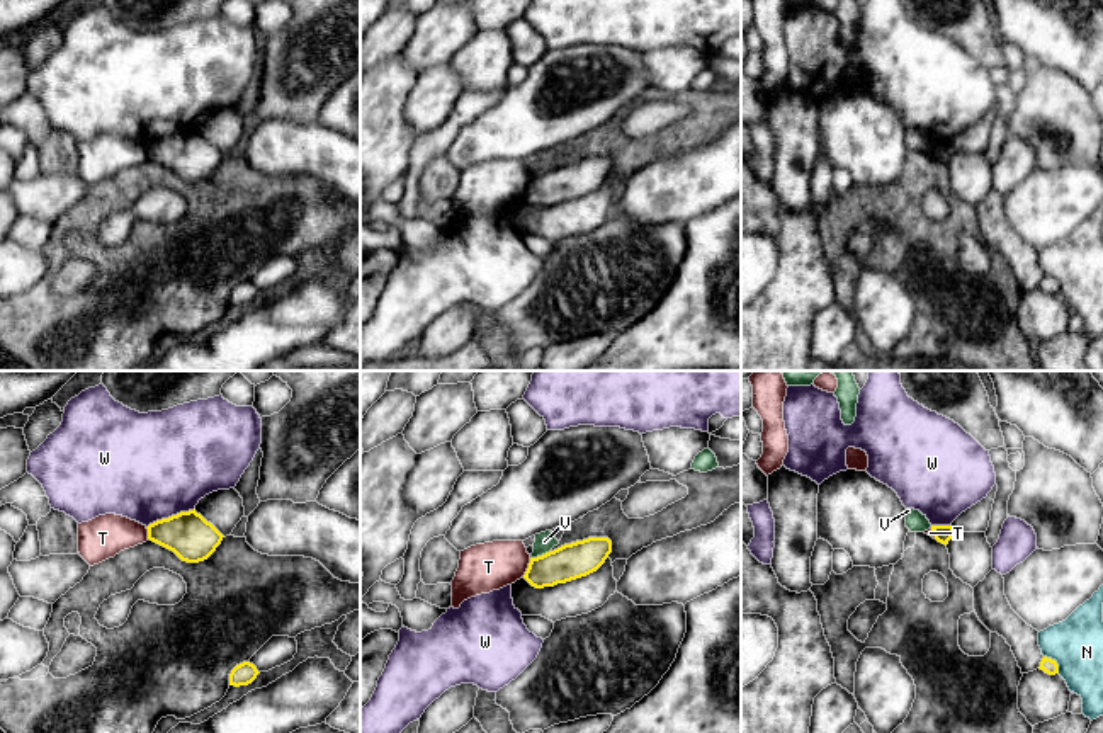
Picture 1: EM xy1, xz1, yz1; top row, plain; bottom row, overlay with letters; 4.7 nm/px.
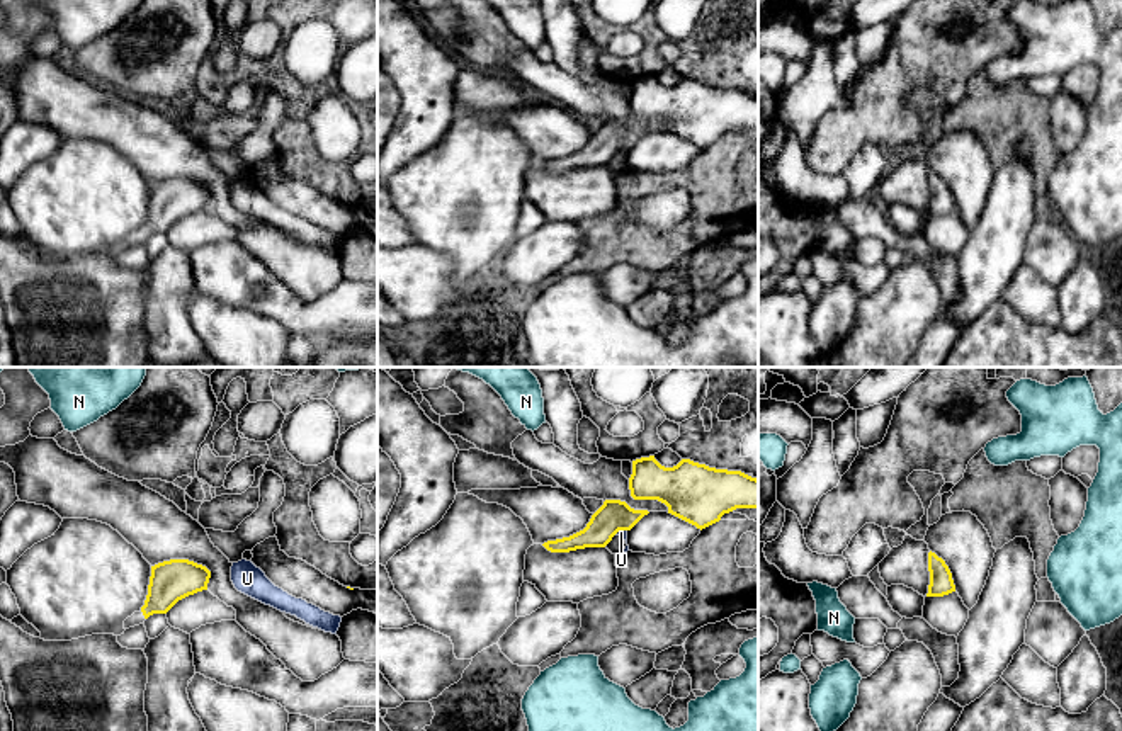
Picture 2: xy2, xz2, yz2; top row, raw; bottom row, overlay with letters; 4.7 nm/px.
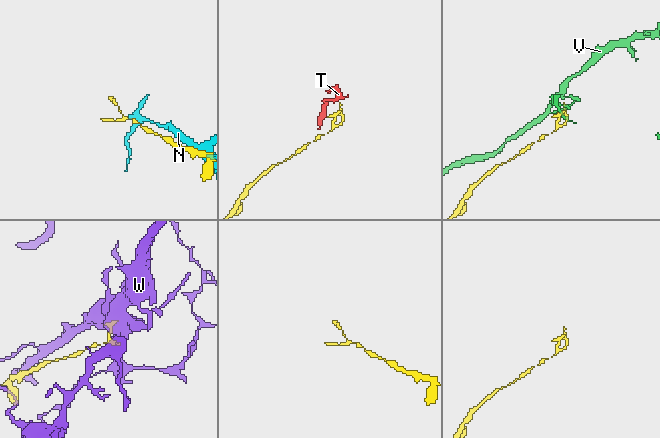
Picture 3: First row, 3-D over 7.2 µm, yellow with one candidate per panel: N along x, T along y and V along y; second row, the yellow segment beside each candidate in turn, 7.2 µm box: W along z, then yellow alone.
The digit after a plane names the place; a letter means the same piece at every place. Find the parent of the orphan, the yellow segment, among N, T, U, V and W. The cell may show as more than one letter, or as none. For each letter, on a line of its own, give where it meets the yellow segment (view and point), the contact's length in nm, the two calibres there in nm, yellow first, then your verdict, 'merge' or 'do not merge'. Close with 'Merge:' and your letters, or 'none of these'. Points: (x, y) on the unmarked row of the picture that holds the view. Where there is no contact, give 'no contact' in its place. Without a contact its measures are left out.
N: meets yellow in yz1 at (1056, 281); contact 120 nm long; 70 nm thick on the yellow side, 260 nm on the other; do not merge
T: meets yellow in xz1 at (527, 187); contact 100 nm long; 170 nm thick on the yellow side, 220 nm on the other; do not merge
U: meets yellow in xz2 at (619, 148); contact 70 nm long; 150 nm thick on the yellow side, 30 nm on the other; do not merge
V: meets yellow in xz1 at (543, 174); contact 100 nm long; 170 nm thick on the yellow side, 90 nm on the other; do not merge
W: meets yellow in xy1 at (172, 135); contact 260 nm long; 220 nm thick on the yellow side, 500 nm on the other; do not merge
Merge: none of these

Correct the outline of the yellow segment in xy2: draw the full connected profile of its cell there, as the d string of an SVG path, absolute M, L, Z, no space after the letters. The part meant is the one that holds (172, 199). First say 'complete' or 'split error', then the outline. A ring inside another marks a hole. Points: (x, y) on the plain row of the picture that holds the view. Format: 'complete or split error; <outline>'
split error; M170 178L151 185L148 214L139 231L124 240L124 248L144 243L153 233L167 233L178 219L207 209L211 190L189 178Z

